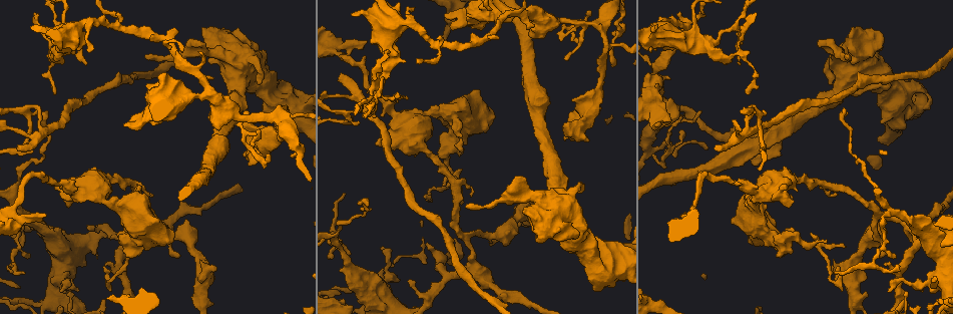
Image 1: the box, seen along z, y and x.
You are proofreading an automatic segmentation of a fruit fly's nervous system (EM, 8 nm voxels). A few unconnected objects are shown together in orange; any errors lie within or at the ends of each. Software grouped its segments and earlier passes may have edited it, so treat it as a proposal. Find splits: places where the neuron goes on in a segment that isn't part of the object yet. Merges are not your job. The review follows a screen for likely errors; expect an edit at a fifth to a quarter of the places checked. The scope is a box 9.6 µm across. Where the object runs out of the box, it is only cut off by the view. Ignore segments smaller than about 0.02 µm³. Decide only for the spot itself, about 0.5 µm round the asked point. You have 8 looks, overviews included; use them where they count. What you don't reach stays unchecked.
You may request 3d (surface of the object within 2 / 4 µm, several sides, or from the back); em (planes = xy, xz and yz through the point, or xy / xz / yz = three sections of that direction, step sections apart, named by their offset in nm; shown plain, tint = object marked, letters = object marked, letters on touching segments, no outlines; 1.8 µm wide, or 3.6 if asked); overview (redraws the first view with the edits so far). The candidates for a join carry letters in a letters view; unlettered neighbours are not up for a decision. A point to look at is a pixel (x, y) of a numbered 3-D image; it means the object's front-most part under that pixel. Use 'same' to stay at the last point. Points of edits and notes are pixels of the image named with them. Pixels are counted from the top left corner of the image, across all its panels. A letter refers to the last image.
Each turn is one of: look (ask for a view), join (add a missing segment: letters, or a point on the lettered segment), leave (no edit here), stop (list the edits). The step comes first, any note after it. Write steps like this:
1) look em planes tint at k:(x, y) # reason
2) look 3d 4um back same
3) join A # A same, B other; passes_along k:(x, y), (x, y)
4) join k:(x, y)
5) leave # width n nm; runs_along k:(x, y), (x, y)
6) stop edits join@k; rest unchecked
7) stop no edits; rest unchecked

look em 3.6um planes letters at 1:(573, 187) # calibre changes

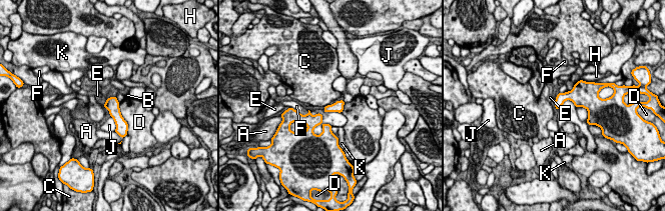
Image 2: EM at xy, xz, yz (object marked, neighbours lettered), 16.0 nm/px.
leave # A other, B other, C other, D other, E other, F other, H other, J other, K other; border 2:(328, 104), (324, 107); no lettered segment goes on from it

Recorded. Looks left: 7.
look 3d 4um at 1:(883, 73) # thick turns thin

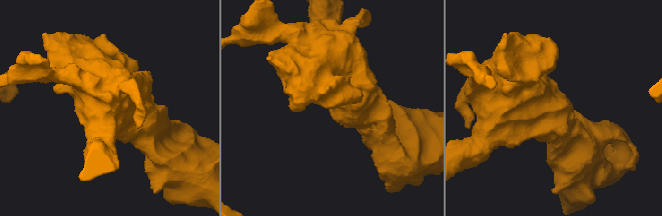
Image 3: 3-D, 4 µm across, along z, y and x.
look em planes letters at 3:(343, 113)

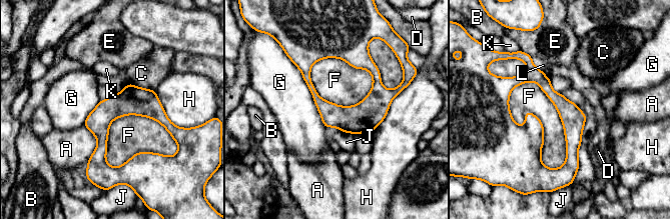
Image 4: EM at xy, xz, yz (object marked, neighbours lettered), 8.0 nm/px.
leave # width 190 nm; A other, B other, C other, D other, E other, F other, G other, H other, J other, K other, L other; border 4:(514, 86), (558, 168); none of them fits

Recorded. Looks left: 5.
look em yz step 8 letters at 1:(24, 245)

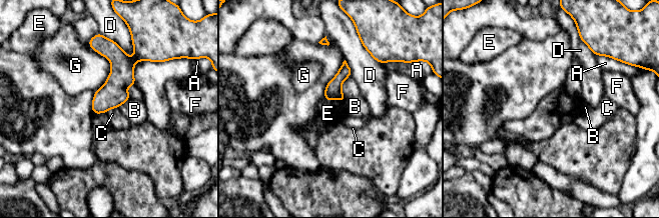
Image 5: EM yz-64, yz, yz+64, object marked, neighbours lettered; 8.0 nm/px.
look em planes letters same

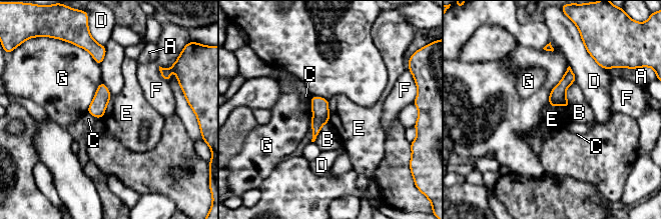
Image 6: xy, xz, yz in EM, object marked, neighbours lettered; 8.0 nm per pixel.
leave # longest_contact G 280 nm; A other, B other, C other, D other, E other, F other, G other; no lettered segment goes on from it

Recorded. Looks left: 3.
stop no edits; rest unchecked

